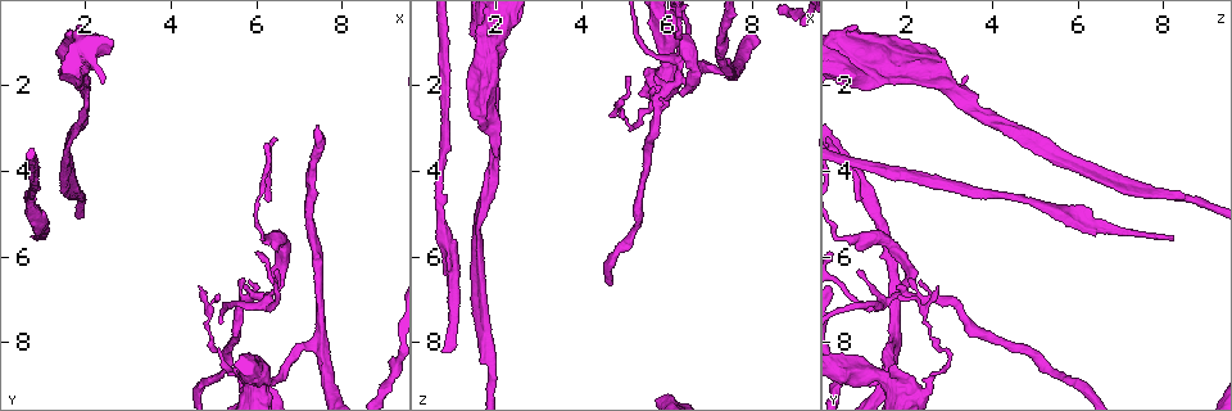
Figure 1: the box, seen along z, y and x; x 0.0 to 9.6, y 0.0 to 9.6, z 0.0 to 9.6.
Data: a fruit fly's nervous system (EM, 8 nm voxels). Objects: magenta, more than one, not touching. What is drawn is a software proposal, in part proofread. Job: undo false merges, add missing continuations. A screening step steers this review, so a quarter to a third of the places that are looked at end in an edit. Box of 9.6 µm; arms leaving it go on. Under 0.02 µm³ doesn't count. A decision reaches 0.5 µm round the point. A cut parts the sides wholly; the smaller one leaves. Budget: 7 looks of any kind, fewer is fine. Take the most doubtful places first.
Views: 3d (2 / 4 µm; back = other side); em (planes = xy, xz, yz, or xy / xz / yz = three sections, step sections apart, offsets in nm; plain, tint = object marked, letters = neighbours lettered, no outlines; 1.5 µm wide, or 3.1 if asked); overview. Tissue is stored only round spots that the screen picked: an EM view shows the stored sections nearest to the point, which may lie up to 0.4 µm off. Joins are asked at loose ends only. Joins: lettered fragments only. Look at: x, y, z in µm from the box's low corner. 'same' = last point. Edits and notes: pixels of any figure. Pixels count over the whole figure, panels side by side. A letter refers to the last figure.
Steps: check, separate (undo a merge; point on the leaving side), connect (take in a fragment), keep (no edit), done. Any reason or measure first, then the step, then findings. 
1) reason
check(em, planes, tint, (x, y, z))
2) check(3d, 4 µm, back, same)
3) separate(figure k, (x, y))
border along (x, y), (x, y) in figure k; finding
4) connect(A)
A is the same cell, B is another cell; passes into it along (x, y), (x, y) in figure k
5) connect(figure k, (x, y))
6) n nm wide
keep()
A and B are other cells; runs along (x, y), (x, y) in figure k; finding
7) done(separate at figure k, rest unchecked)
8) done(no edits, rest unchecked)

branch stops here
check(em, yz, step 4, tint, (0.90, 5.60, 8.20))

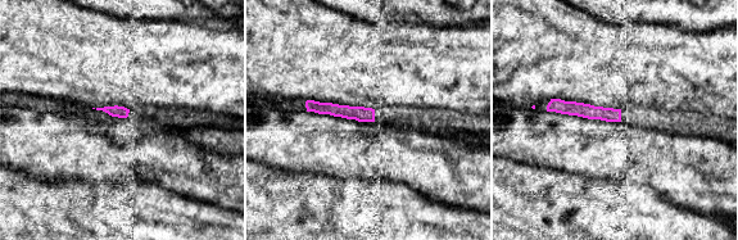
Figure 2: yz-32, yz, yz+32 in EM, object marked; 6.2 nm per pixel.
check(em, xz, step 4, letters, same)

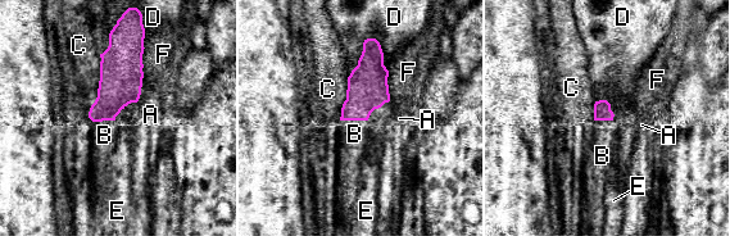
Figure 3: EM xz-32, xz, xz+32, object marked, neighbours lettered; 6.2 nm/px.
C touches over 400 nm
connect(B)
B is the same cell, A, C, D, E and F are other cells; the neuron continues

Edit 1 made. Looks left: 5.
check(overview)

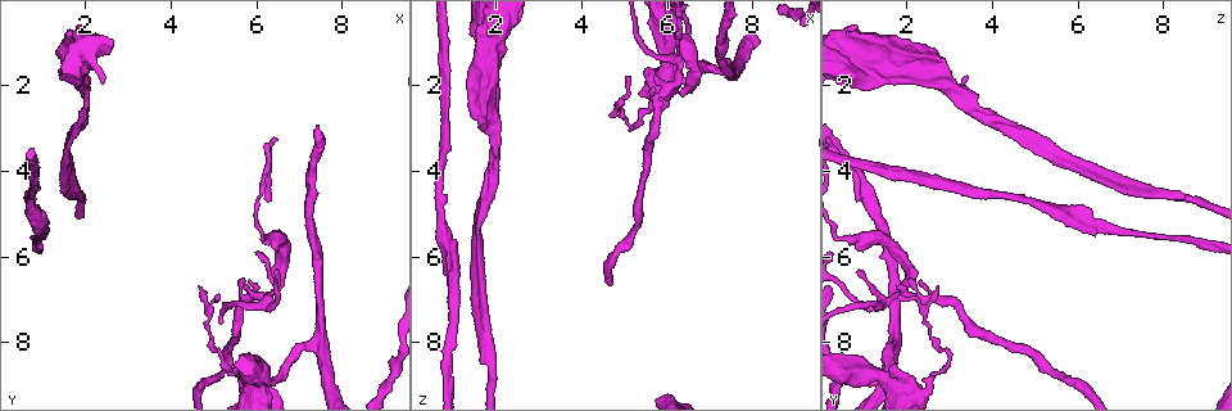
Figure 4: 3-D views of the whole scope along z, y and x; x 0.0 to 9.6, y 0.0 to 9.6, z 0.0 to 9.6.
thin neck
check(3d, 2 µm, (6.40, 6.75, 1.95))

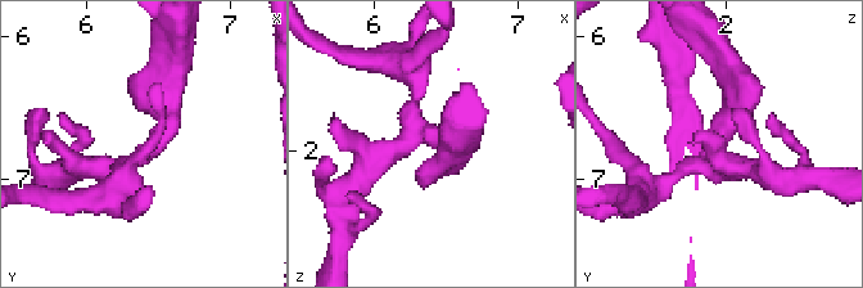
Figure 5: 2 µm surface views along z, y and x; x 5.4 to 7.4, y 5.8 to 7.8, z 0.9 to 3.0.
check(em, planes, tint, same)

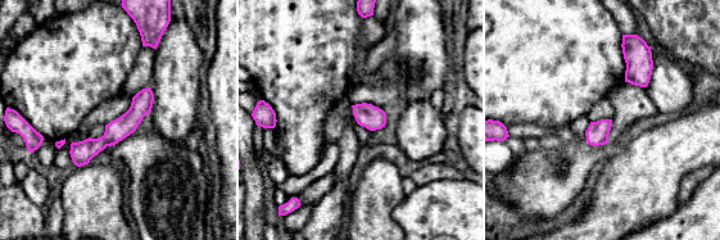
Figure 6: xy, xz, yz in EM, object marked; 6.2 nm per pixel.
what lies round it
check(em, planes, letters, same)

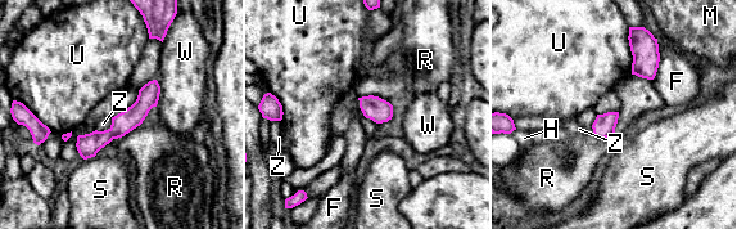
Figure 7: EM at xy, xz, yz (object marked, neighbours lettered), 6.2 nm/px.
U touches over 300 nm
keep()
F, H, M, R, S, U, W and Z are other cells; one neuron here

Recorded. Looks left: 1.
done(connect at figure 3, rest unchecked)

